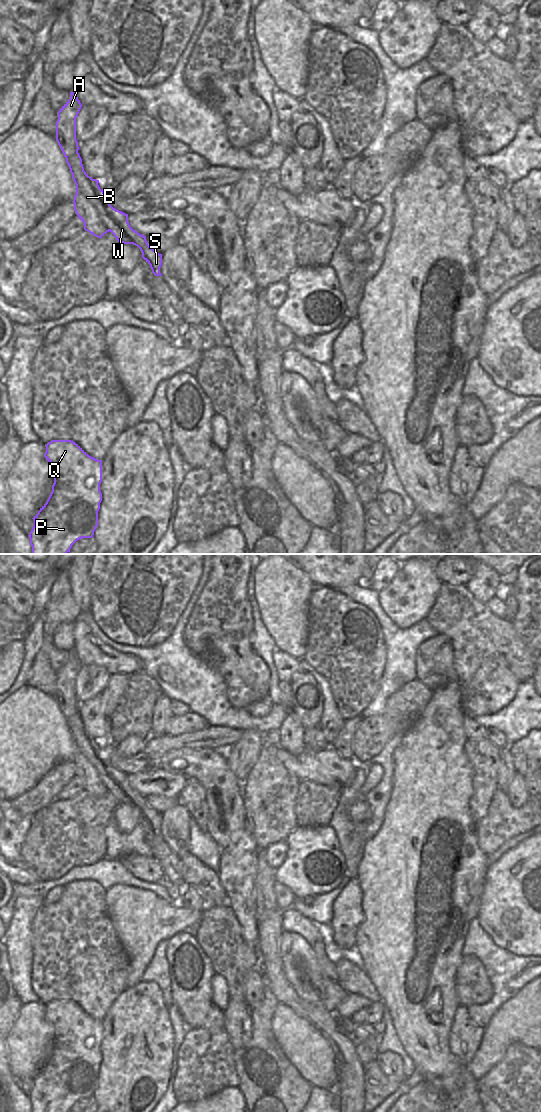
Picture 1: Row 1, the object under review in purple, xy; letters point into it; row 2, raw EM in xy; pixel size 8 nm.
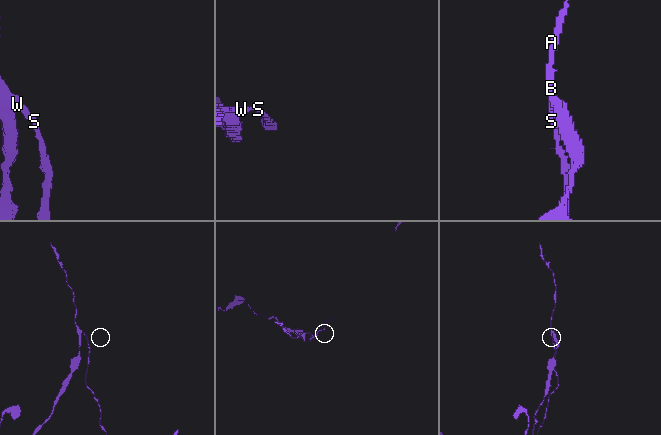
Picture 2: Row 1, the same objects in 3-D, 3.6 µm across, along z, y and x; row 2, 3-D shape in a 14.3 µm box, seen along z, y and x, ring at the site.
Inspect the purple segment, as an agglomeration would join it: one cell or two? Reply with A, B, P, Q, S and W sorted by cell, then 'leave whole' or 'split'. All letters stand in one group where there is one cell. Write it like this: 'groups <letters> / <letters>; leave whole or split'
groups A B P Q / S W; split

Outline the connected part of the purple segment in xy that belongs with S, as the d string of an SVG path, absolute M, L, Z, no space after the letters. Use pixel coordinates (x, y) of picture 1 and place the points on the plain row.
M116 770L112 775L112 779L108 781L107 787L118 802L137 806L142 813L142 818L150 825L152 833L155 836L161 836L162 814L159 814L148 805L146 796L139 794L130 787L128 774Z

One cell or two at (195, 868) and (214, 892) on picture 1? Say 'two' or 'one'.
one

